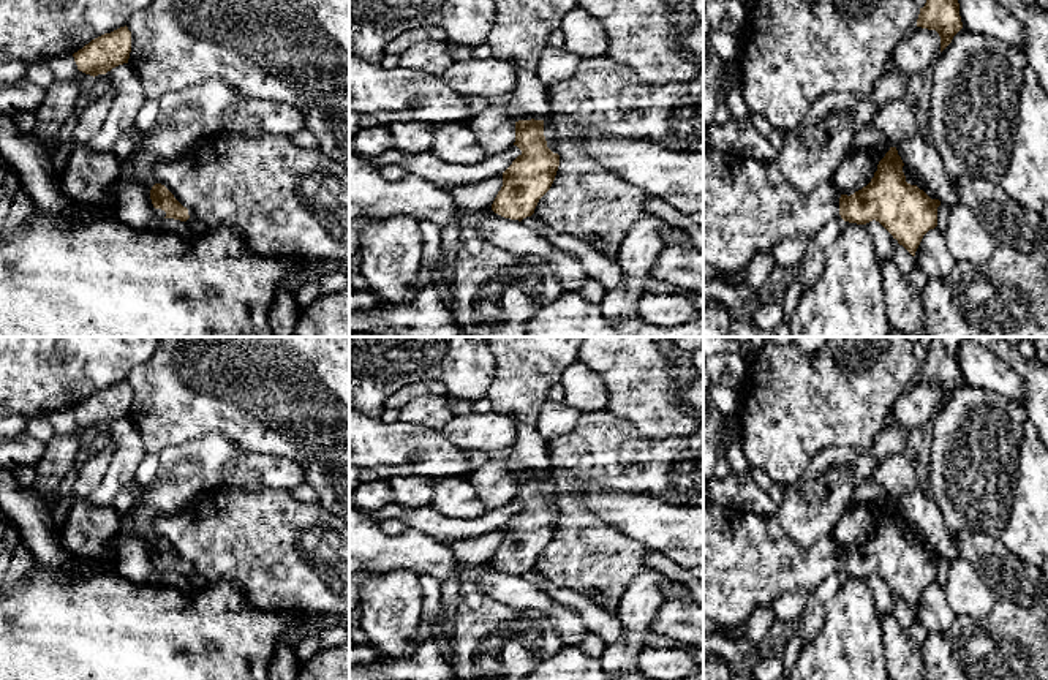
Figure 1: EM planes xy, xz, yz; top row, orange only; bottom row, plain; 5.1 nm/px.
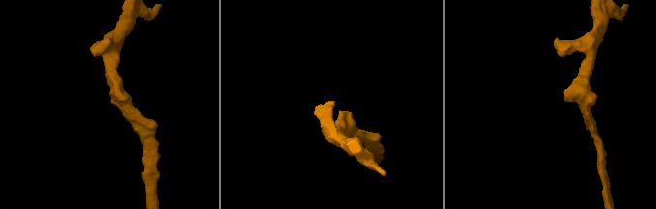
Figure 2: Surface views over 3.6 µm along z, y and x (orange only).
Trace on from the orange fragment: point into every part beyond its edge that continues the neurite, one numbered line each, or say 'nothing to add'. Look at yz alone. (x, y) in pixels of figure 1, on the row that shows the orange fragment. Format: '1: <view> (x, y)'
1: yz (748, 206)

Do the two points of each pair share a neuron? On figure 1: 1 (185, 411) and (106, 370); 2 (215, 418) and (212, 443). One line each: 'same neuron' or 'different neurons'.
1: different neurons
2: different neurons

